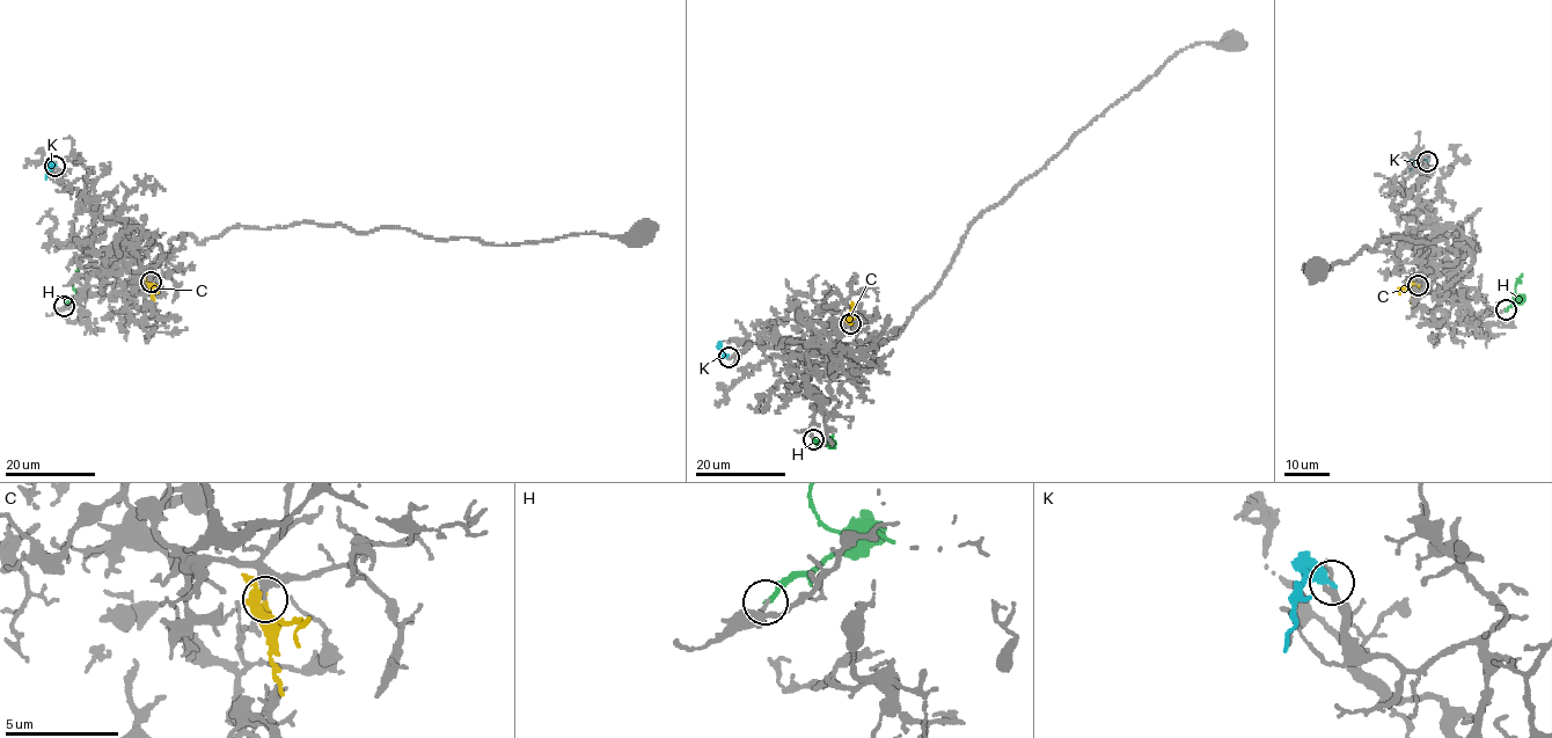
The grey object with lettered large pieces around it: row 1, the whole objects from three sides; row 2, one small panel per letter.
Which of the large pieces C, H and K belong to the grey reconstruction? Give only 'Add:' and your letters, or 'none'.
Add: C

